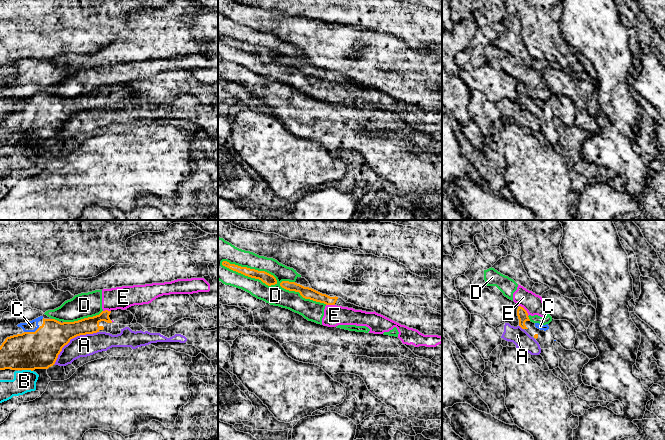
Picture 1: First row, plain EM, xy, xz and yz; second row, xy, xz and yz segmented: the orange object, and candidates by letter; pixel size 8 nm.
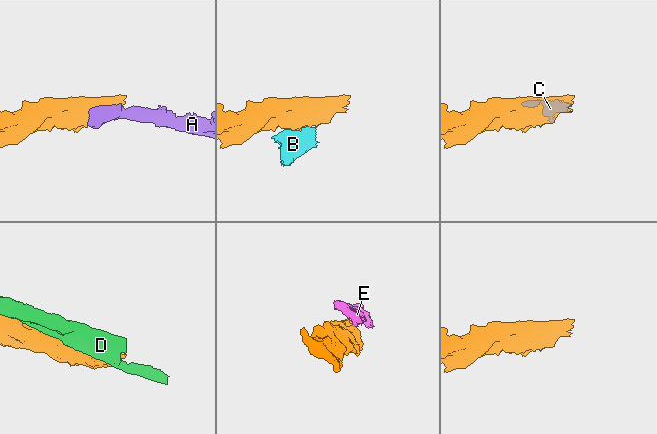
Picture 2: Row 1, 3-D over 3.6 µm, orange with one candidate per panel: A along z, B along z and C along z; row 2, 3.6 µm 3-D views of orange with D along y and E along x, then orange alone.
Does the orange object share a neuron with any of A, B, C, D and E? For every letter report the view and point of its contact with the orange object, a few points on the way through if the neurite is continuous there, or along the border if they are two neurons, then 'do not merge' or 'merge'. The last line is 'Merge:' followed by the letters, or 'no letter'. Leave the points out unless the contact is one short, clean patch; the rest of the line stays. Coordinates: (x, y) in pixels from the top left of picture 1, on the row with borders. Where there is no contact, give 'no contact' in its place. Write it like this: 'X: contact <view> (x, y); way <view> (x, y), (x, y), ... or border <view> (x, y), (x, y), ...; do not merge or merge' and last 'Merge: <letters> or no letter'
A: contact xy (72, 338); do not merge
B: contact xy (27, 369); do not merge
C: contact xy (31, 332); merge
D: contact xz (249, 276); do not merge
E: contact yz (525, 310); border yz (519, 305), (528, 315); do not merge
Merge: C

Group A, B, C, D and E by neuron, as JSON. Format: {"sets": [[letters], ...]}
{"sets": [["A"], ["B"], ["C"], ["D", "E"]]}

